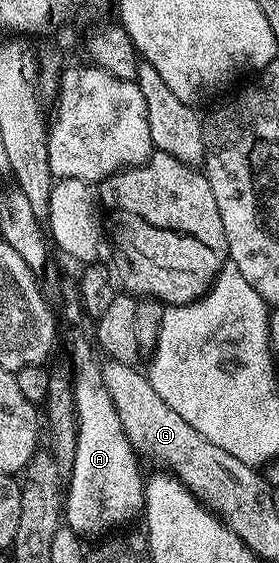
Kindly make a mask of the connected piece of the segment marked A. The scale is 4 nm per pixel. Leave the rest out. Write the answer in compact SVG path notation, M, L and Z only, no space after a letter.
M71 383L75 397L75 427L76 447L75 455L69 462L71 480L65 483L65 498L61 503L61 515L66 526L70 527L76 535L106 536L114 532L114 527L127 523L131 518L140 514L143 505L144 476L139 476L139 463L137 452L131 448L130 441L125 437L121 419L117 417L109 391L105 383Z

